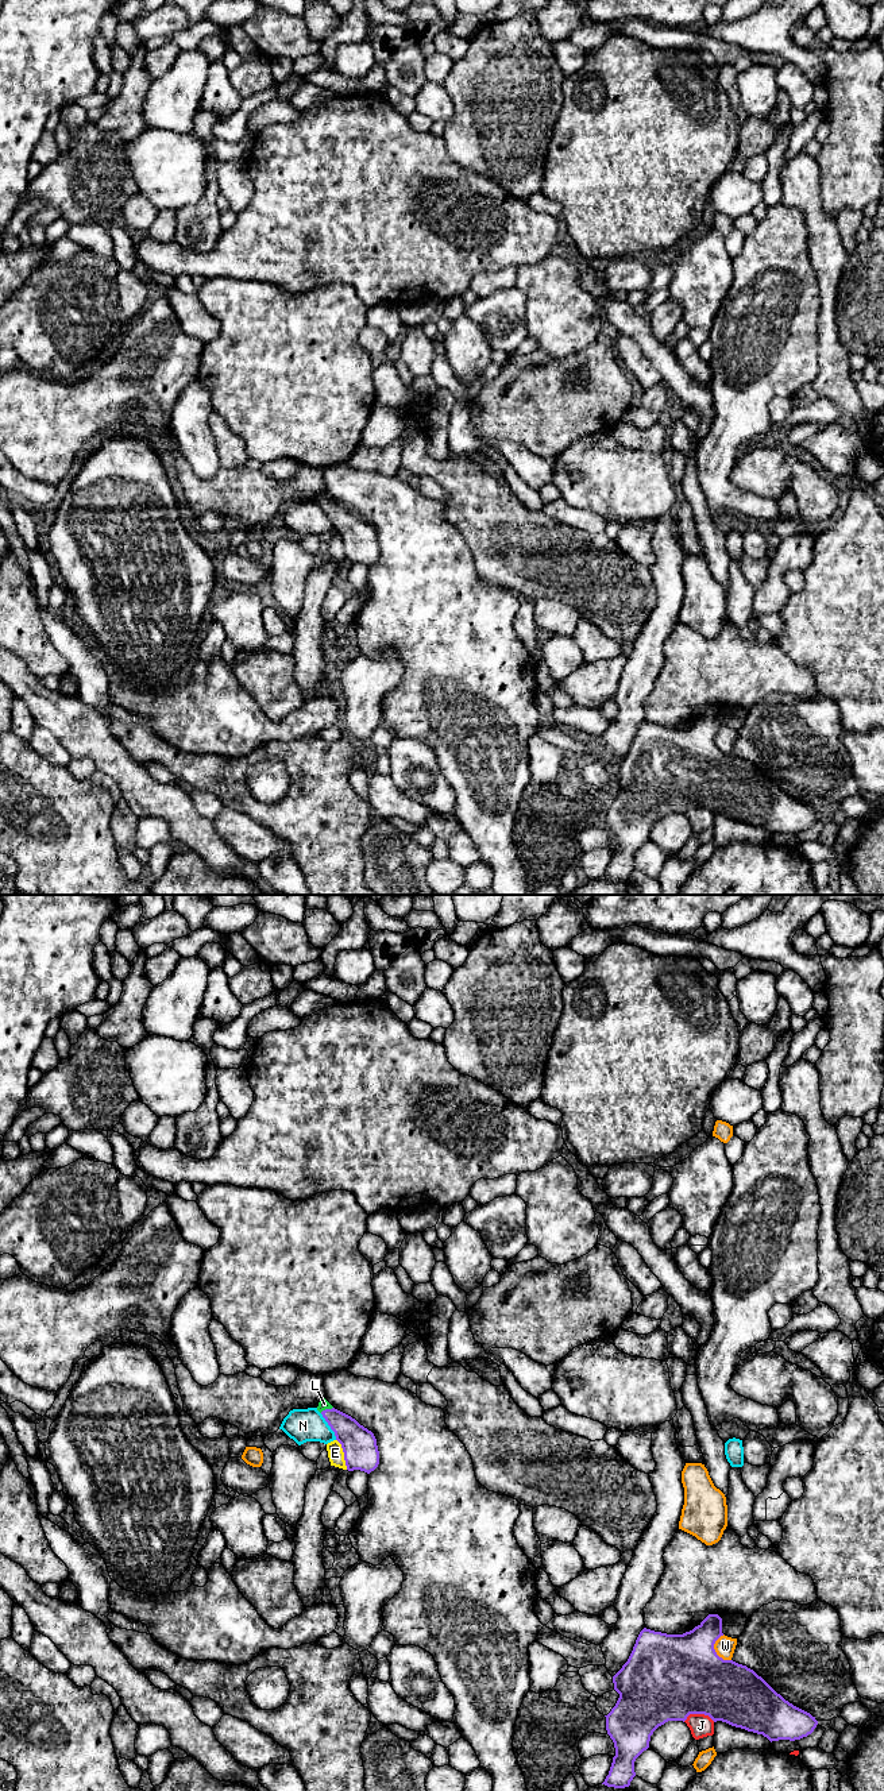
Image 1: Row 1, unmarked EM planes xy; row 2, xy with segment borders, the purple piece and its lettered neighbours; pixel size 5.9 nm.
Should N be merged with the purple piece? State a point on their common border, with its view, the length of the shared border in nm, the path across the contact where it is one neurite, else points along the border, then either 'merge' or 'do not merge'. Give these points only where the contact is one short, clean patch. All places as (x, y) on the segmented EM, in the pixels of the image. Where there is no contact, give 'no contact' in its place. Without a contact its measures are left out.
xy (329, 1425) | 190 nm | along xy (320, 1413), (336, 1439) | do not merge

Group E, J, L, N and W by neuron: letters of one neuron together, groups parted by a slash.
E / J / L / N / W

